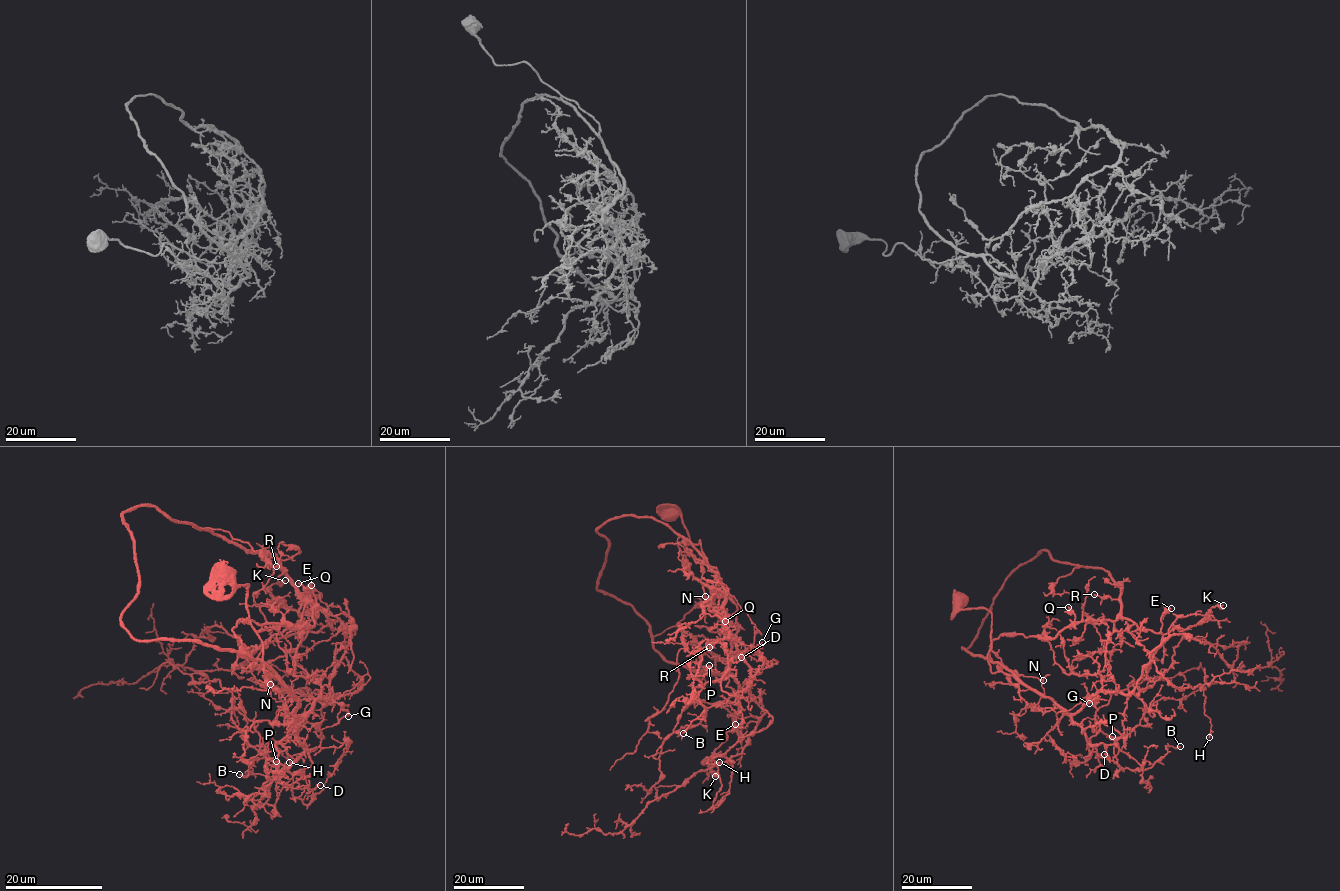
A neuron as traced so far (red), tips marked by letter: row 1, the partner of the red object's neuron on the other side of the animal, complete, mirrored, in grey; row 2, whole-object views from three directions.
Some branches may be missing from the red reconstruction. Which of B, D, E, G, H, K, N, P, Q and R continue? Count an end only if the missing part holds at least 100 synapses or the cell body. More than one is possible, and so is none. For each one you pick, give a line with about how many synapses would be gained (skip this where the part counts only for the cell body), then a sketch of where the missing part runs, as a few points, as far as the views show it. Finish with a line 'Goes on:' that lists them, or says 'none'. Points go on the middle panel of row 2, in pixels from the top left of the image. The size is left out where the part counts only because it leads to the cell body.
Goes on: none

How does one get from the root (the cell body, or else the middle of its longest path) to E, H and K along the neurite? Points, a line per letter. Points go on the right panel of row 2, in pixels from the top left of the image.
E: (960, 599), (990, 613), (987, 661), (1008, 674), (988, 658), (1003, 634), (1119, 618), (1158, 632), (1171, 608)
H: (960, 599), (991, 615), (992, 672), (1075, 713), (1128, 694), (1153, 661), (1176, 687), (1203, 686), (1209, 737)
K: (960, 599), (990, 613), (987, 661), (1008, 674), (988, 658), (1003, 634), (1119, 618), (1165, 634), (1223, 605)

